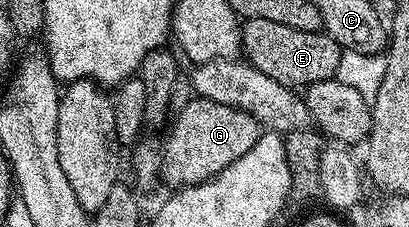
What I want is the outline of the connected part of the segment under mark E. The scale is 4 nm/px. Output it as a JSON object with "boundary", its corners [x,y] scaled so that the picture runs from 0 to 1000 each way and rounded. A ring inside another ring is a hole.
{"boundary":[[[604,84],[592,101],[592,198],[614,295],[711,392],[746,392],[763,366],[819,344],[841,229],[822,176],[785,132],[738,141],[645,84]]]}

